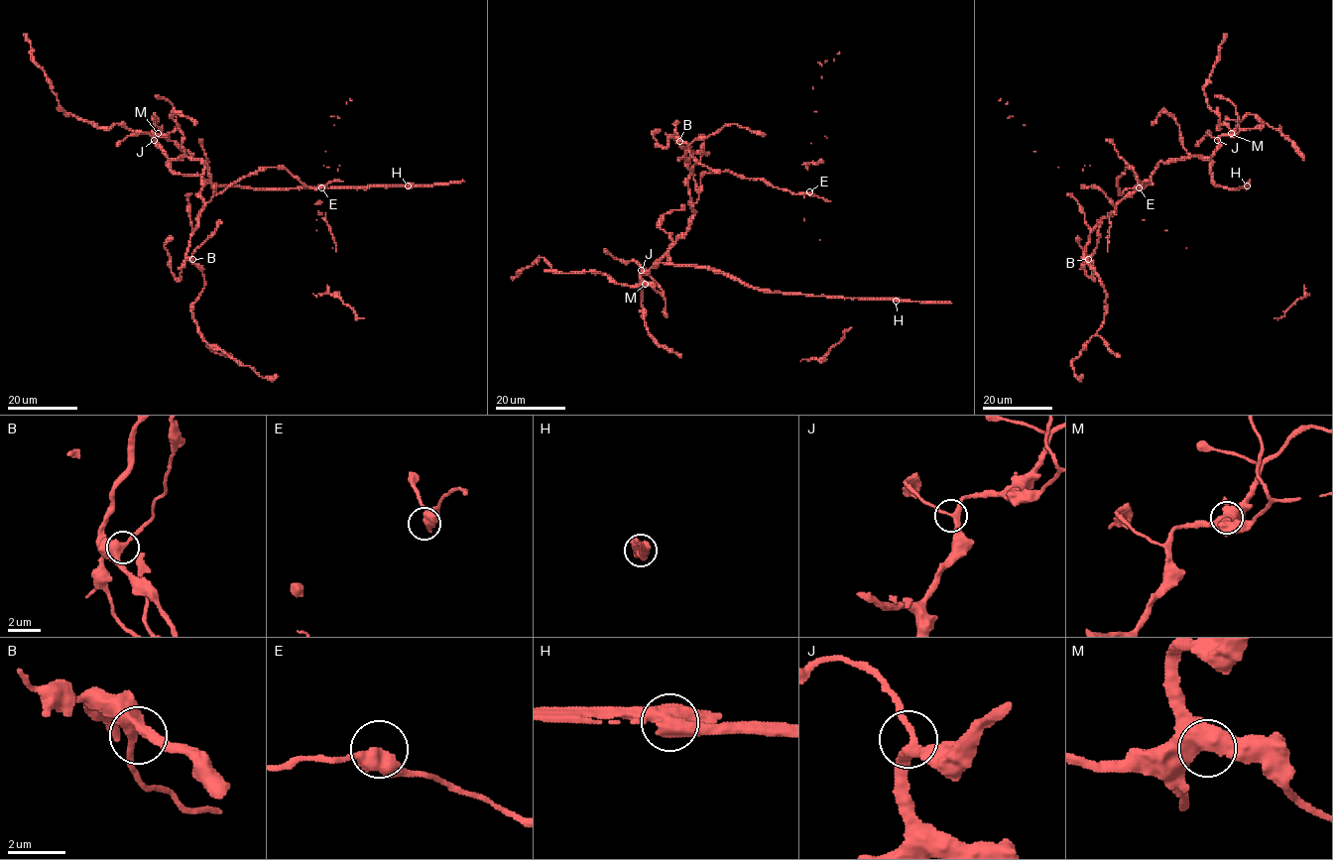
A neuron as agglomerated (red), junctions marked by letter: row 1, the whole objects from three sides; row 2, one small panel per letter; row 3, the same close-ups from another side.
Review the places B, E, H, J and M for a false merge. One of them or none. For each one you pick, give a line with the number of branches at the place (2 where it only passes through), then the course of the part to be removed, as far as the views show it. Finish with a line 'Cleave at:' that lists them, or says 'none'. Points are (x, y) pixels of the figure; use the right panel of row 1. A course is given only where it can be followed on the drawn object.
H: 3 branches meet; foreign part runs (1247, 185), (1246, 189), (1143, 219), (1112, 203), (1033, 152), (998, 101)
Cleave at: H

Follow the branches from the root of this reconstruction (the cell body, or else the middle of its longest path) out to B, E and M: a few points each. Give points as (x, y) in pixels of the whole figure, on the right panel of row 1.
B: (1175, 160), (1159, 162), (1142, 187), (1127, 193), (1112, 215), (1098, 222), (1083, 256), (1088, 259)
E: (1175, 160), (1159, 162), (1149, 184), (1140, 184), (1120, 193), (1118, 179), (1126, 167), (1134, 170), (1139, 187)
M: (1175, 160), (1209, 159), (1218, 148), (1219, 137), (1231, 133)

